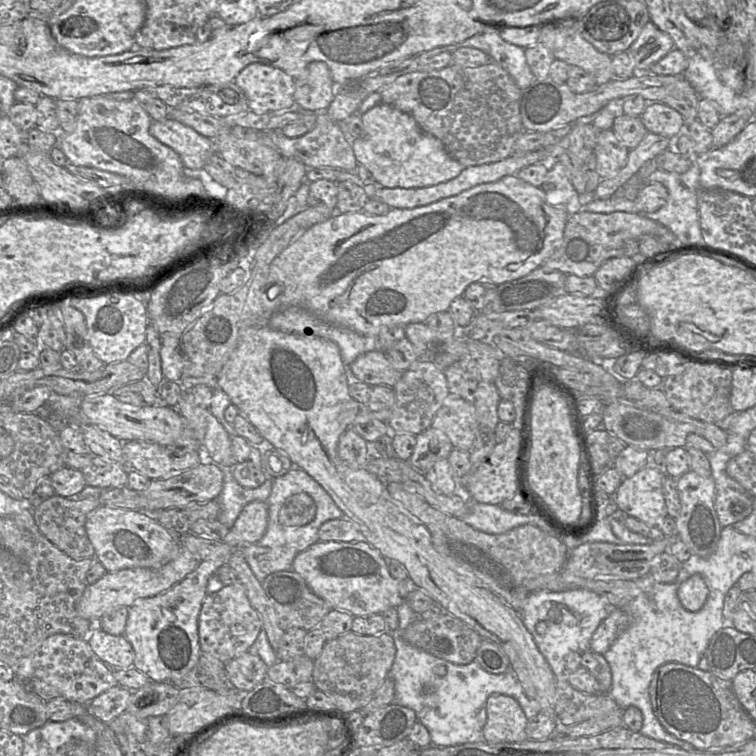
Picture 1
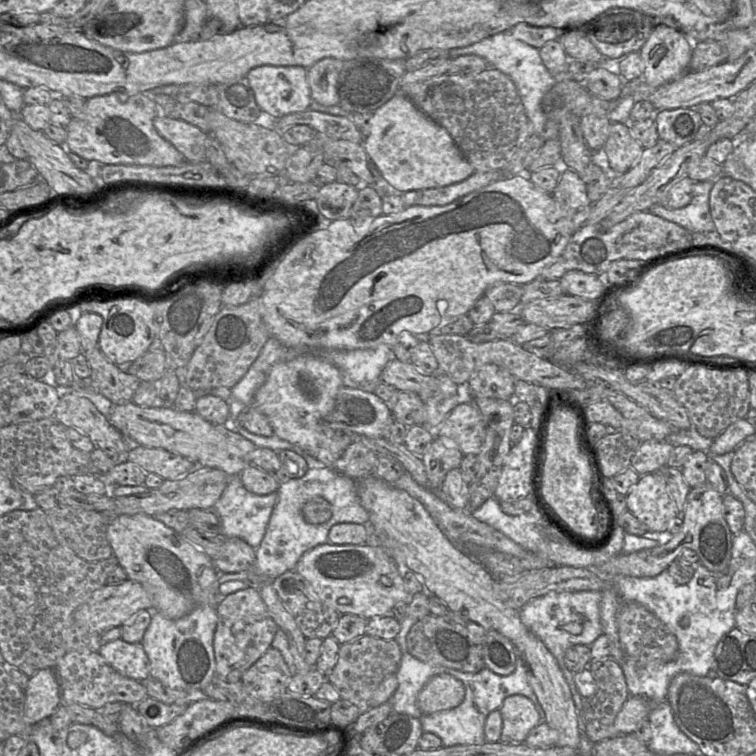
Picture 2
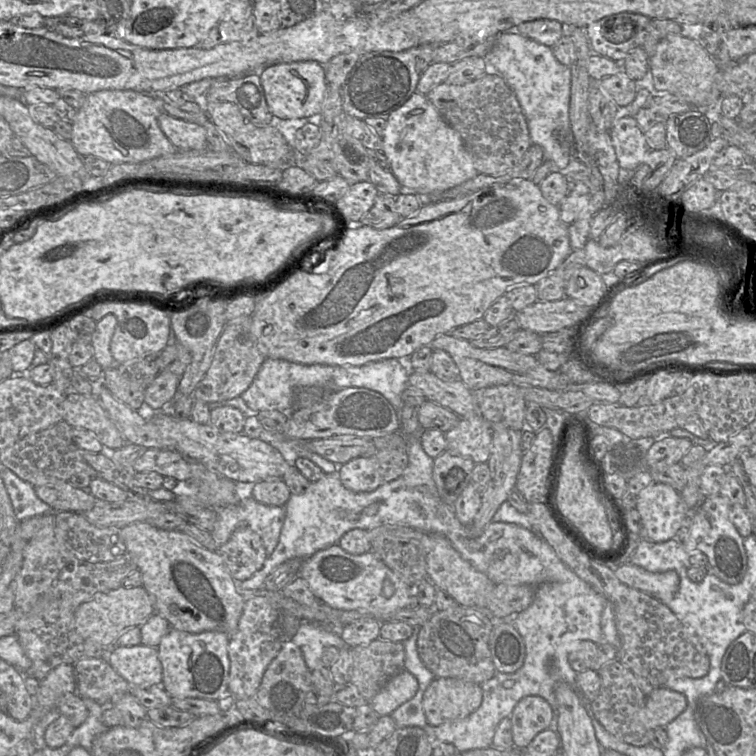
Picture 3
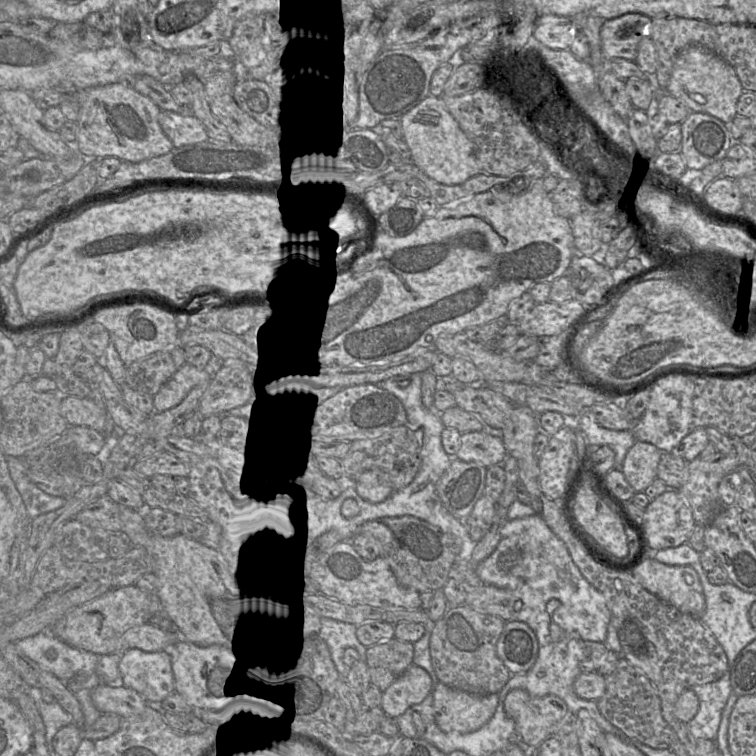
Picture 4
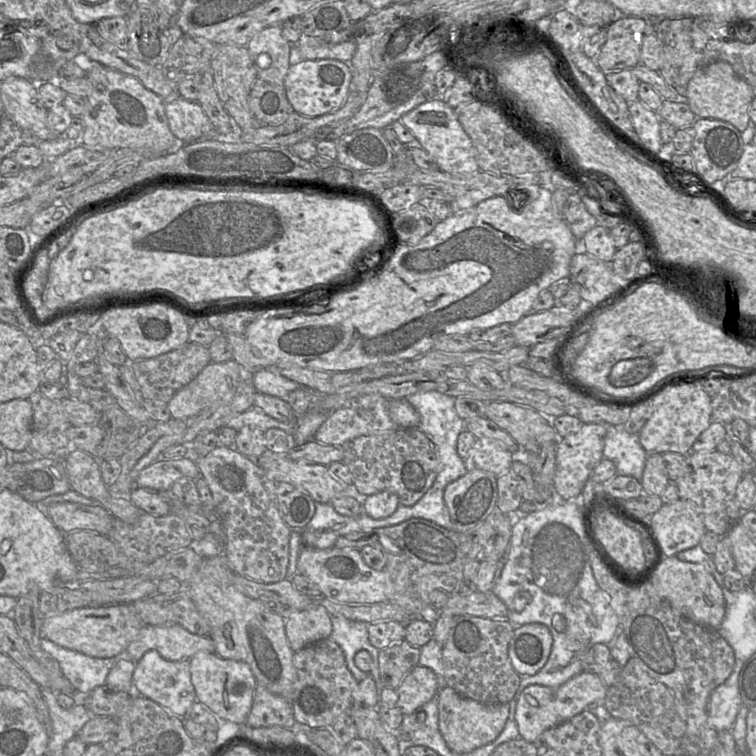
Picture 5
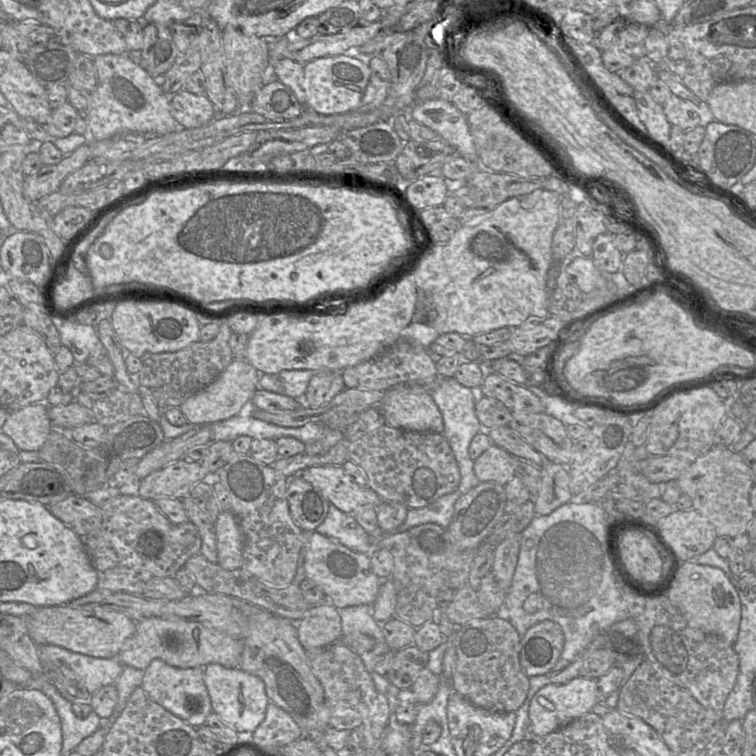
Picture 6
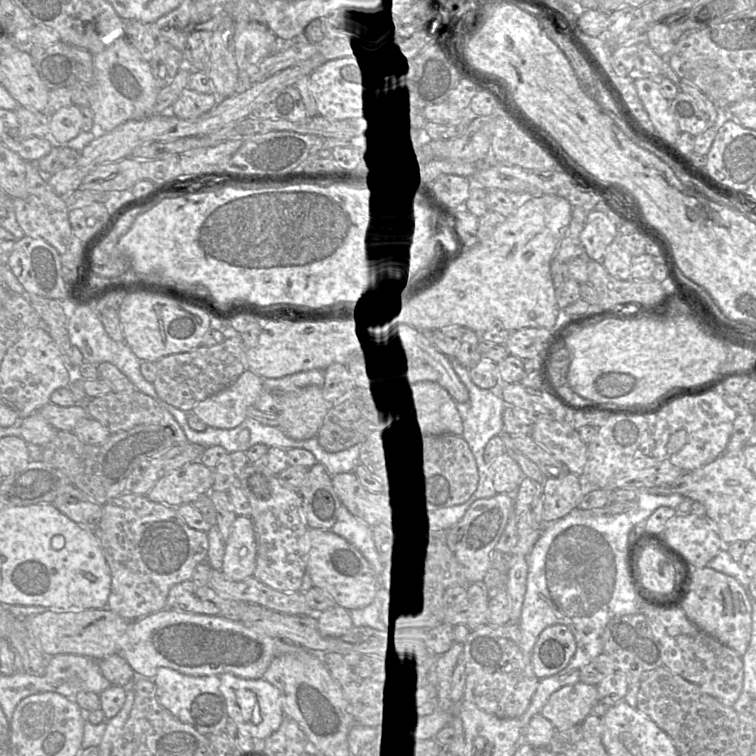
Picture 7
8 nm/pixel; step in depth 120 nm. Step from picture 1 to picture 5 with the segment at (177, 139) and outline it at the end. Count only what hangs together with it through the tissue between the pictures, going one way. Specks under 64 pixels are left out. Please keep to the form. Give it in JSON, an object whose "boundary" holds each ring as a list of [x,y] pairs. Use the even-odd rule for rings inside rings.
{"boundary":[[[177,92],[175,98],[164,101],[168,126],[179,141],[191,143],[212,134],[212,124],[197,101],[186,100]]]}

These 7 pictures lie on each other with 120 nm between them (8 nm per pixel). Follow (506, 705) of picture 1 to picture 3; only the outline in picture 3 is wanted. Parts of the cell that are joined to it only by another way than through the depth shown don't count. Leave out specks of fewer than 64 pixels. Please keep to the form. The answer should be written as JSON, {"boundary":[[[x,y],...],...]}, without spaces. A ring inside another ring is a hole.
{"boundary":[[[526,696],[516,704],[509,718],[514,747],[525,749],[538,733],[552,726],[554,711],[544,698]]]}

